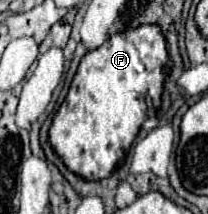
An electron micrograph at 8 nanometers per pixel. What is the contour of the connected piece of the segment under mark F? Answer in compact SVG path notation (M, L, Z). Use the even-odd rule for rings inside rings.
M157 24L117 32L99 48L89 50L49 128L49 142L65 166L85 180L109 178L143 122L157 116L171 66L167 40Z

